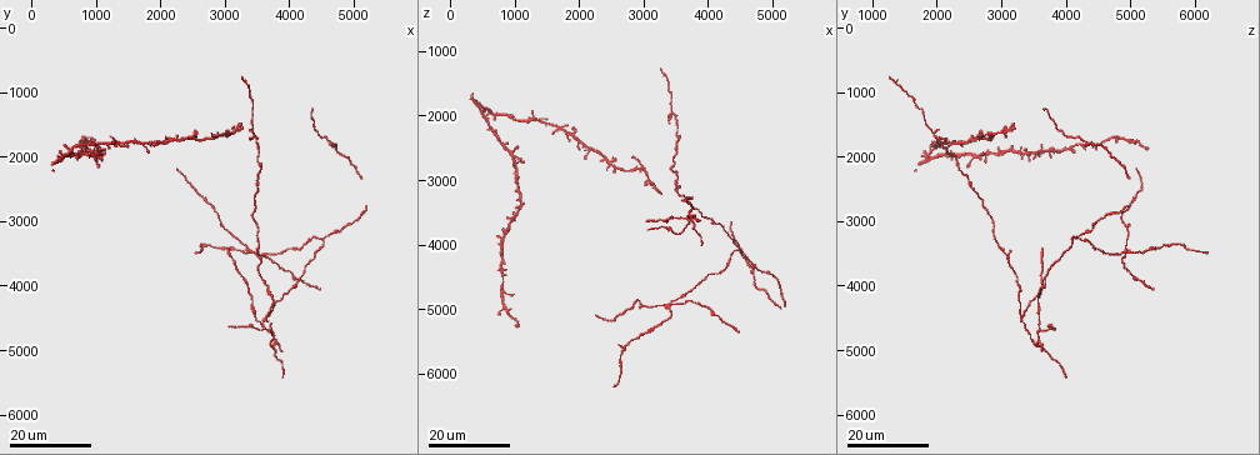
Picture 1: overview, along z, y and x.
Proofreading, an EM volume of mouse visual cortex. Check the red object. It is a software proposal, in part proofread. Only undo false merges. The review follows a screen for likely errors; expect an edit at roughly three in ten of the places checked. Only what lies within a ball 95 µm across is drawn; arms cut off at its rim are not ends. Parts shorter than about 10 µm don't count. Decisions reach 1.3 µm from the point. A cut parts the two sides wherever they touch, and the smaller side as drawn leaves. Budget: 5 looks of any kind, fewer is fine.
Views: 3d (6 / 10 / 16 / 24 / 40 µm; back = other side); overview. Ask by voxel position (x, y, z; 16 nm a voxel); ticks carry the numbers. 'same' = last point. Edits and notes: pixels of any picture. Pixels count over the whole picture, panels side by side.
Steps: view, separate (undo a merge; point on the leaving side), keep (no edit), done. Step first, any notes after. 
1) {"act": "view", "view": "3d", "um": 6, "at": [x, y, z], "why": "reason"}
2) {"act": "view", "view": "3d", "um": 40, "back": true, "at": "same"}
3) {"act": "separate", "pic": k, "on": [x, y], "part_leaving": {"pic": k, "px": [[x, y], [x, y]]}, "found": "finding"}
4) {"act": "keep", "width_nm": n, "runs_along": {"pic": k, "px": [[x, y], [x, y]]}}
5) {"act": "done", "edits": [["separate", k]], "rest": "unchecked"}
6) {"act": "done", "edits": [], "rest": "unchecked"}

{"act": "view", "view": "3d", "um": 16, "at": [3450, 1700, 1950], "why": "a fork"}

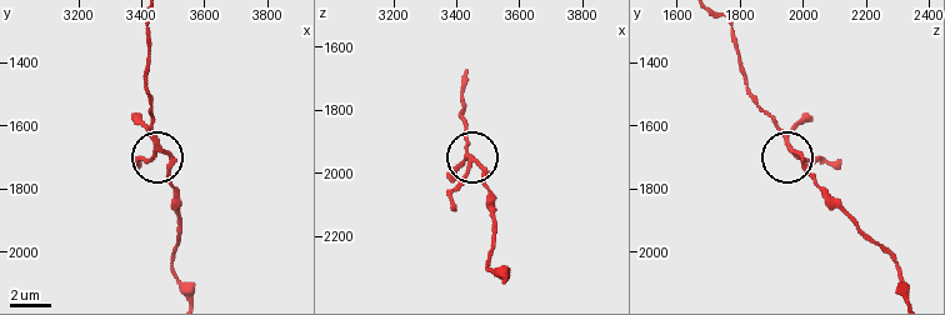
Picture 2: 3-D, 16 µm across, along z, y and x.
{"act": "view", "view": "3d", "um": 6, "at": [3440, 1700, 1980]}

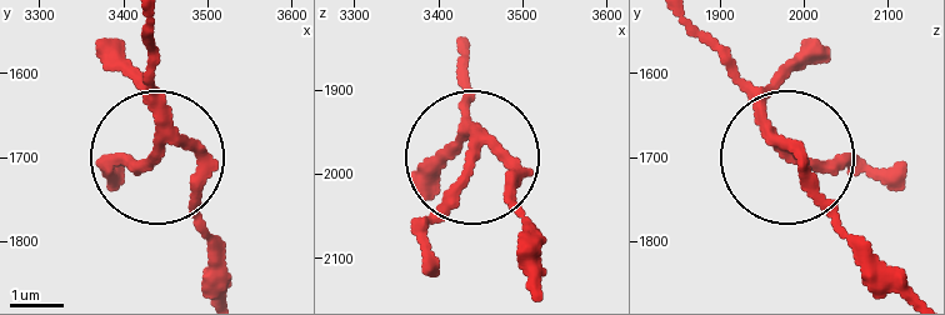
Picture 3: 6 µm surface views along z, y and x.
{"act": "keep", "arms": 3, "found": "all the same neuron"}

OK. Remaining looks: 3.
{"act": "view", "view": "3d", "um": 16, "at": [3650, 4500, 3300], "why": "four or more arms meet"}

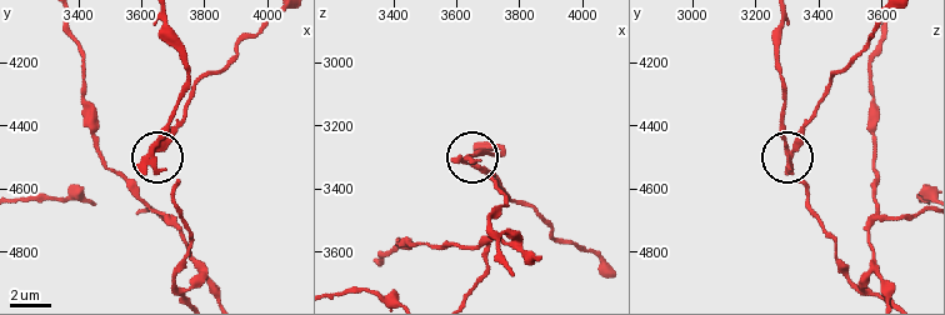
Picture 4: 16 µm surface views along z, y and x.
{"act": "view", "view": "3d", "um": 6, "at": [3640, 4480, 3330]}

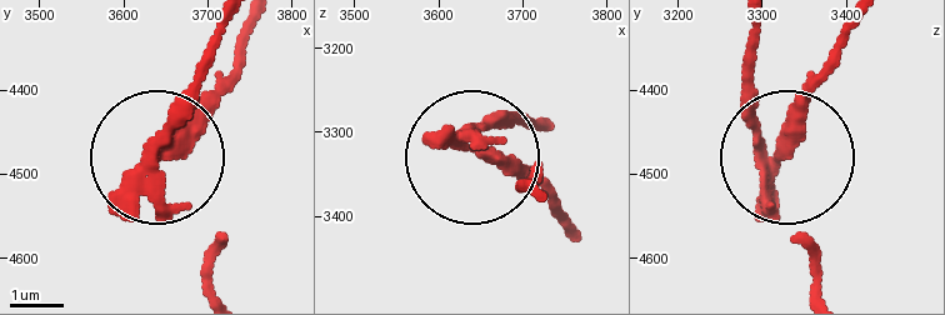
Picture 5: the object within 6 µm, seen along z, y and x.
{"act": "separate", "pic": 5, "on": [204, 131], "side_arm_um": 41, "part_leaving": {"pic": 5, "px": [[146, 178], [254, 21]]}, "found": "two neurons meet here"}

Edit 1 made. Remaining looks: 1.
{"act": "done", "edits": [["separate", 5]], "rest": "unchecked"}

